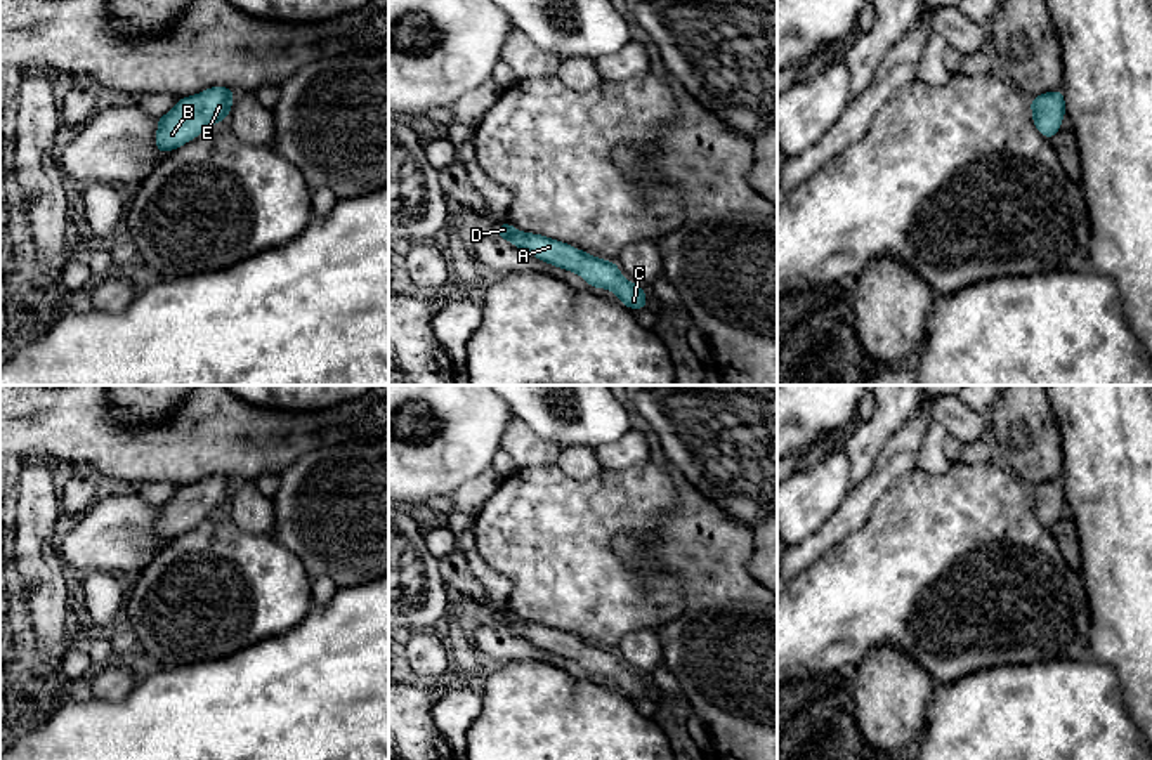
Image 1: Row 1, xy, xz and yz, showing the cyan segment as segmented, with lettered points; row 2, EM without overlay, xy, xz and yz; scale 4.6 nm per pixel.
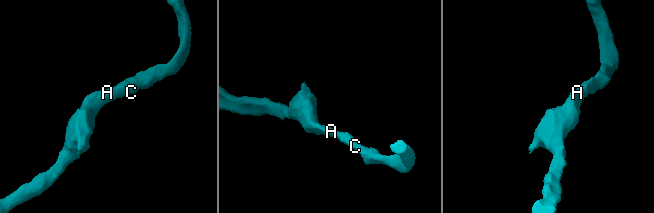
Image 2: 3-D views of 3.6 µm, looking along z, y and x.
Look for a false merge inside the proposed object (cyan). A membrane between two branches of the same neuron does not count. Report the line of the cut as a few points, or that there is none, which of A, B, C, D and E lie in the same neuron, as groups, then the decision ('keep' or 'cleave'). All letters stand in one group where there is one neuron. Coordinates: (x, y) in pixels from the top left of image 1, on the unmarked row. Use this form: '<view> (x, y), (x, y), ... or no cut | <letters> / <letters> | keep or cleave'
no cut | A B C D E | keep

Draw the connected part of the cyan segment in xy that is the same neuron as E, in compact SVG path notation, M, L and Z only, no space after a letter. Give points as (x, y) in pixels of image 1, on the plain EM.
M220 474L180 486L170 501L158 507L156 538L170 541L196 527L208 515L229 507L232 488L234 481Z

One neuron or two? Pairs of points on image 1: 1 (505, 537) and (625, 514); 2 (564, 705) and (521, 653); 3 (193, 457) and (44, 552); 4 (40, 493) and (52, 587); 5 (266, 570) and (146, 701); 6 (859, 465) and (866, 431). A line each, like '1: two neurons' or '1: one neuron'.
1: one neuron
2: two neurons
3: two neurons
4: one neuron
5: two neurons
6: one neuron

